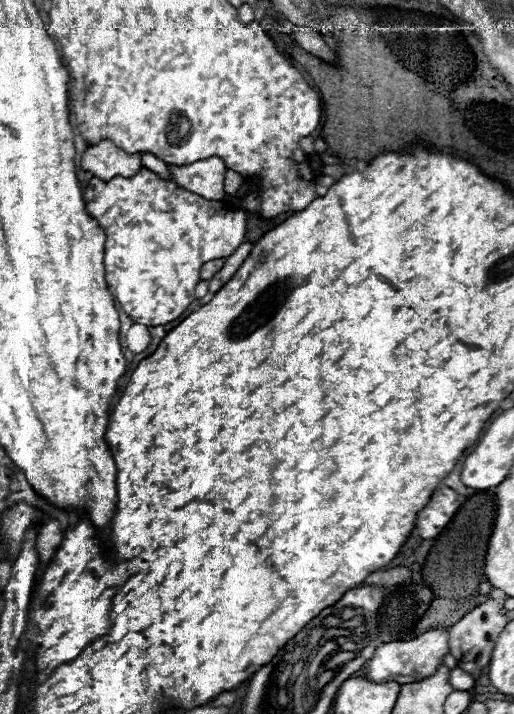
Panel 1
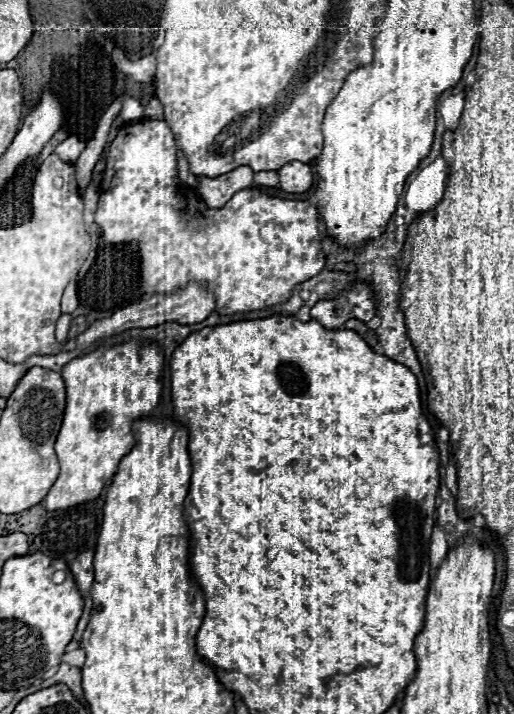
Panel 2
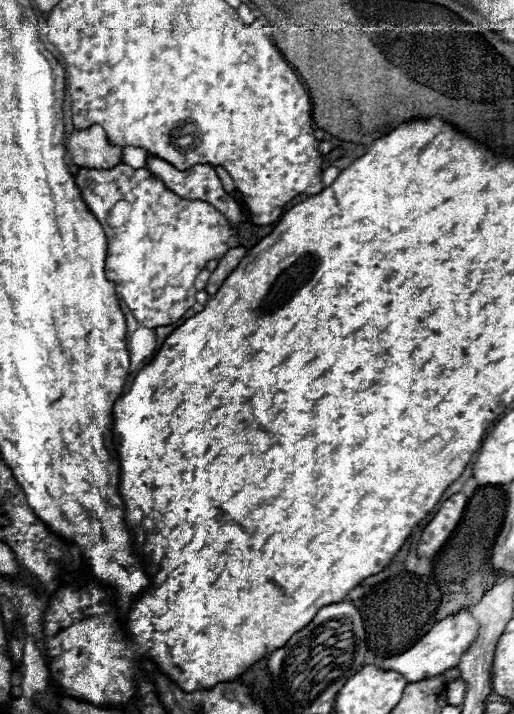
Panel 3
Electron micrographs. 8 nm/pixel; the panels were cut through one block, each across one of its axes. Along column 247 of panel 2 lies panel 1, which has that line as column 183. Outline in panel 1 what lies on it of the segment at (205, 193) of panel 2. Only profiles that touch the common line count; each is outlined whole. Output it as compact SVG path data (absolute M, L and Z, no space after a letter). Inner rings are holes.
M218 156L198 160L188 166L172 166L172 164L166 164L166 166L168 166L176 186L180 186L188 192L194 192L206 200L224 200L226 198L226 192L224 192L226 166Z

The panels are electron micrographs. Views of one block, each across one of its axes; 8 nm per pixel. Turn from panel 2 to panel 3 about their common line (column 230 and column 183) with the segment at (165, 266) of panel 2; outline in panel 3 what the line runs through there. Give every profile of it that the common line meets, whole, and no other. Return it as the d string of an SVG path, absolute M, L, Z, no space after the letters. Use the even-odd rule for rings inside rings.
M120 164L112 170L88 168L88 172L90 172L90 178L88 178L90 184L82 188L82 198L88 204L90 212L96 216L96 220L102 224L108 238L108 256L104 264L106 278L116 284L118 298L130 308L130 312L134 314L140 326L156 328L156 326L168 326L168 324L178 322L184 316L184 312L192 308L192 304L196 302L194 280L198 272L210 260L220 260L232 248L230 238L236 234L236 230L226 220L226 216L220 214L212 204L202 202L202 200L184 200L176 196L172 190L164 186L160 178L152 176L148 170L134 170L126 164ZM120 200L130 202L132 212L126 224L112 228L106 216Z

